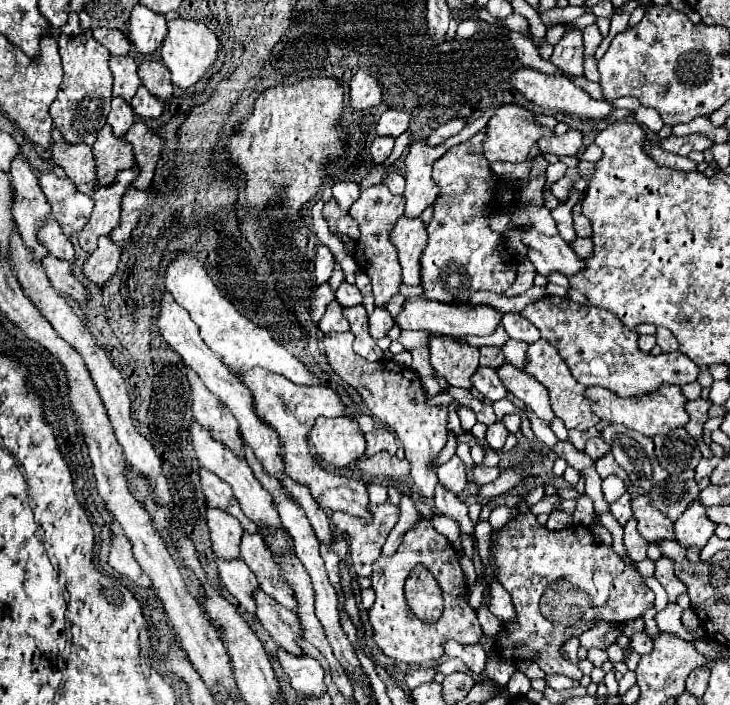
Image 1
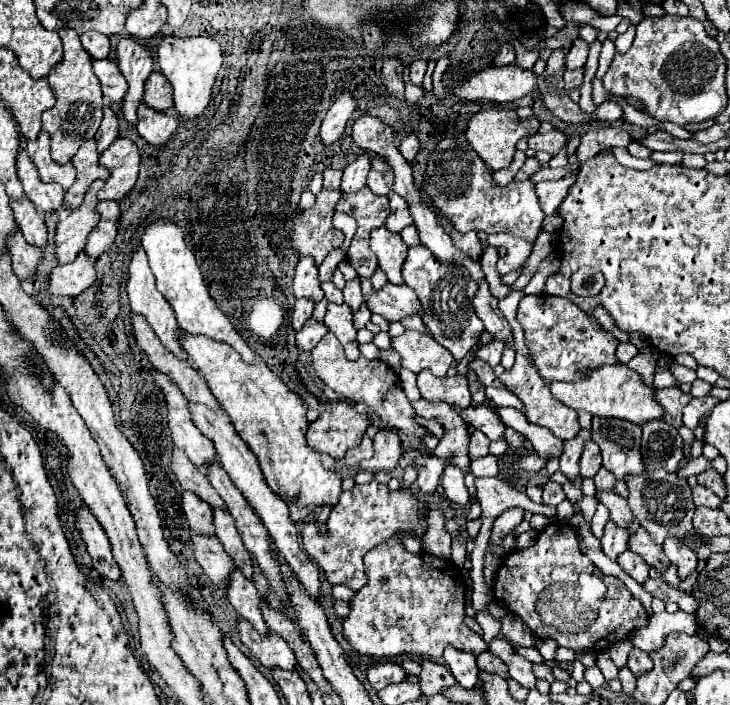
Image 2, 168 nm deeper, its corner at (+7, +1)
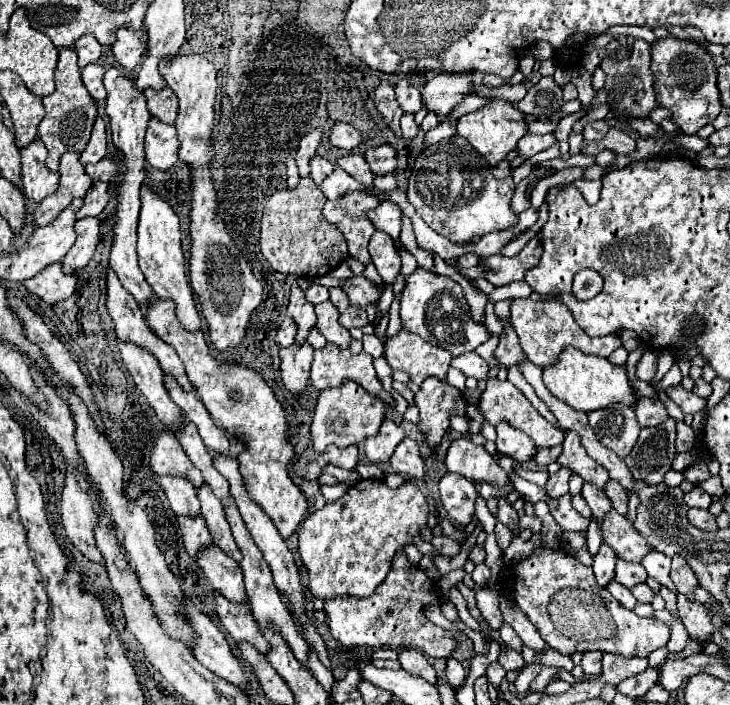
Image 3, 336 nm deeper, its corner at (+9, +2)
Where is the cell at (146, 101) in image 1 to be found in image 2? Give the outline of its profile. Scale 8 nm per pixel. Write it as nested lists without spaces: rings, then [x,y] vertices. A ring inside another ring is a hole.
[[[147,104],[139,106],[137,116],[139,116],[137,132],[147,144],[151,144],[155,148],[163,148],[169,140],[173,140],[177,126],[179,126],[179,122],[173,116],[157,112],[157,110],[149,108]]]

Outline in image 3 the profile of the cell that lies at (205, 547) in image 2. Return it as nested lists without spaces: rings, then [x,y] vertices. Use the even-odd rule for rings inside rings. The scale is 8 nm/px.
[[[177,517],[177,523],[183,537],[183,545],[193,559],[197,559],[201,549],[213,545],[213,539],[203,517]]]

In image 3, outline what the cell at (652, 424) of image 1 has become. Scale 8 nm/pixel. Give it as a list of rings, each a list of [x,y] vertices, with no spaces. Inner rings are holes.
[[[565,349],[561,353],[561,361],[557,365],[543,369],[543,383],[557,399],[561,399],[569,407],[585,411],[585,413],[601,409],[601,407],[609,407],[615,403],[623,403],[623,405],[637,403],[637,397],[635,397],[633,387],[629,385],[625,367],[611,365],[603,357],[593,357],[593,355],[589,357],[575,349]]]

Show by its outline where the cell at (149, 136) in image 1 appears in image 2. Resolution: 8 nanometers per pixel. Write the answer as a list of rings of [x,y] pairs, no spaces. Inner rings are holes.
[[[117,138],[99,158],[99,164],[109,168],[111,176],[97,192],[97,200],[121,200],[137,180],[139,160],[137,146],[127,138]]]

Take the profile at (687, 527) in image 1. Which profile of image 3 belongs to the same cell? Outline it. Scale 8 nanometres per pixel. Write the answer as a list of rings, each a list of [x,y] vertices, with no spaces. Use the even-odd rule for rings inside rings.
[[[673,555],[673,565],[671,565],[671,579],[677,585],[677,591],[683,593],[685,597],[693,599],[693,587],[697,585],[697,577],[693,569],[681,559],[681,555]]]

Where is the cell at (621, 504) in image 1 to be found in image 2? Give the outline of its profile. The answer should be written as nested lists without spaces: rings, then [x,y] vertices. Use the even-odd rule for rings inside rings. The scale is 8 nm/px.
[[[609,522],[605,526],[605,534],[601,538],[601,548],[611,560],[617,560],[617,556],[627,550],[627,538],[629,538],[627,528],[619,528],[617,524]]]

